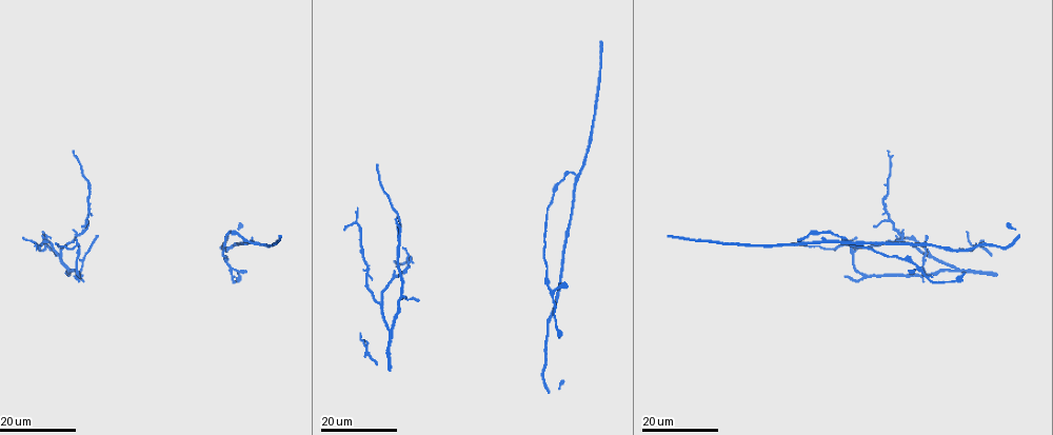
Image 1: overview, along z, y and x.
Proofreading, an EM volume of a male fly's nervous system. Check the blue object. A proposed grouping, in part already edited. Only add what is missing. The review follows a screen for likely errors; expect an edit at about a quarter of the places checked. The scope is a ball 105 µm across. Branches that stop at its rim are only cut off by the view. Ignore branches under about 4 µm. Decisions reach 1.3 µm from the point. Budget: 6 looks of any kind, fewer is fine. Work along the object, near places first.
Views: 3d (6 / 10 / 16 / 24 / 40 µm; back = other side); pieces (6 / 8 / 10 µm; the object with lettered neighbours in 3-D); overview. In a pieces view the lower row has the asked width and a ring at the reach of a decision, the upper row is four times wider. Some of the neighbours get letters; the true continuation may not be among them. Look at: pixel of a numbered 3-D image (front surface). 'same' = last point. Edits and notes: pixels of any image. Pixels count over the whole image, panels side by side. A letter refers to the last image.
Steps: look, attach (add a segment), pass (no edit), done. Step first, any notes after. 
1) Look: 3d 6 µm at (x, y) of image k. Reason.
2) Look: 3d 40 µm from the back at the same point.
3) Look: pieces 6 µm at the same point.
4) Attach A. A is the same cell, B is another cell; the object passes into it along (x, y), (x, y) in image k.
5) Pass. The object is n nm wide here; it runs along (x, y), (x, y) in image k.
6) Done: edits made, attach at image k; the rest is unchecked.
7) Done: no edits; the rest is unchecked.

Look: 3d 24 µm at (397, 217) of image 1. An open end.

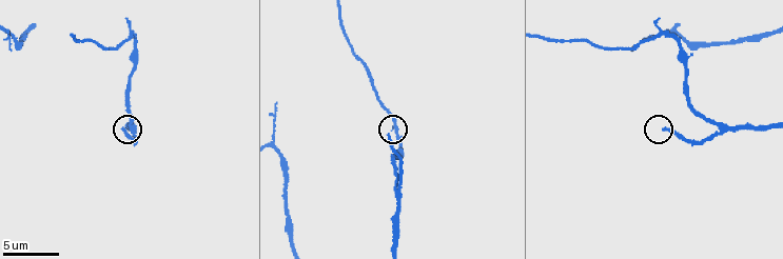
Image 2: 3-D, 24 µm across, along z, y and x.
Look: pieces 8 µm at (389, 136) of image 2. See the neighbours.

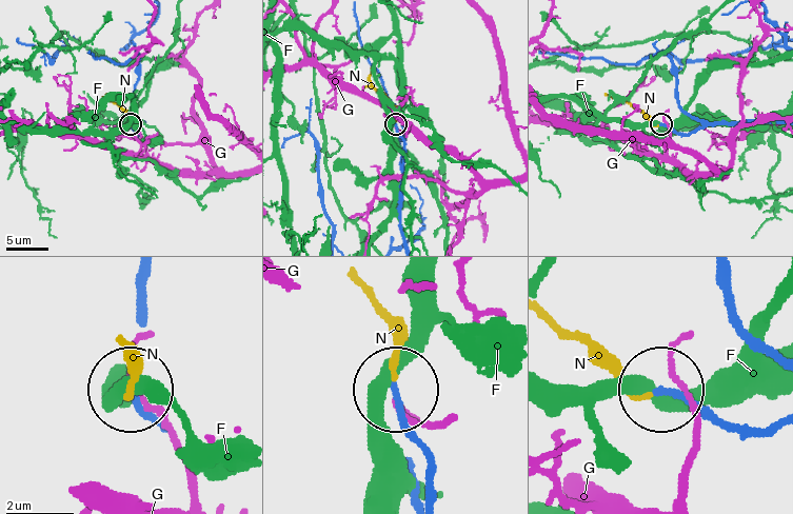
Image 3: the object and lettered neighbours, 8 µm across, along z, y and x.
Attach N. The object is 170 nm wide here; N is the same cell, F and G are other cells; the object passes into it along (681, 134), (654, 124), (629, 103), (606, 94) in image 3; the cell continues.

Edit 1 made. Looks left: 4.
Look: overview.

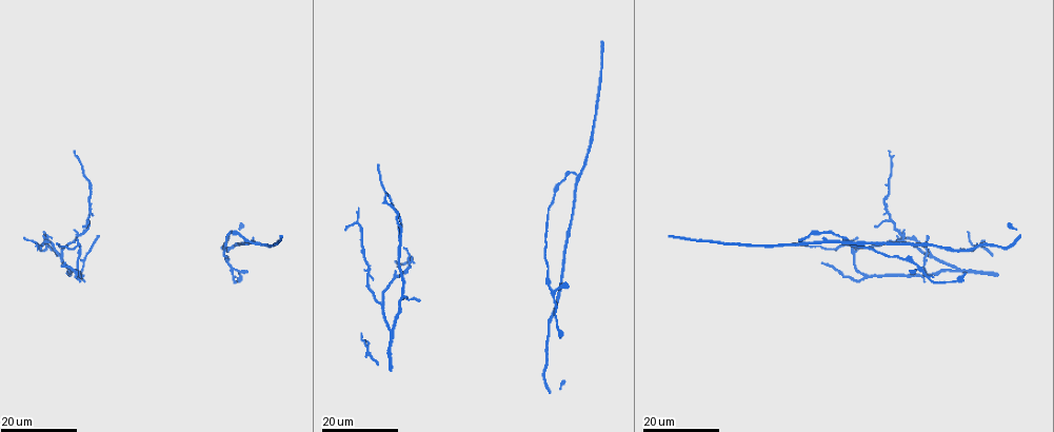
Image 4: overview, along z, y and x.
Look: 3d 16 µm at (377, 163) of image 4. Tapers out.

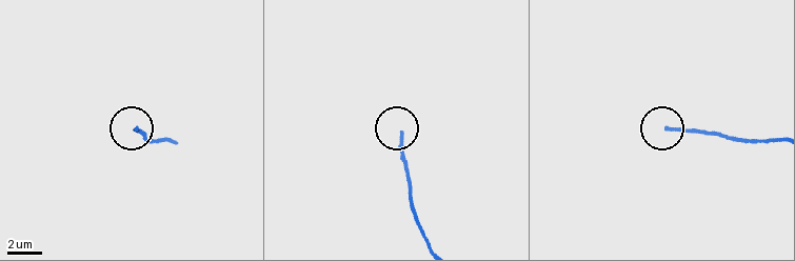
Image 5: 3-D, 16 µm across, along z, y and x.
Look: pieces 6 µm at (401, 135) of image 5.

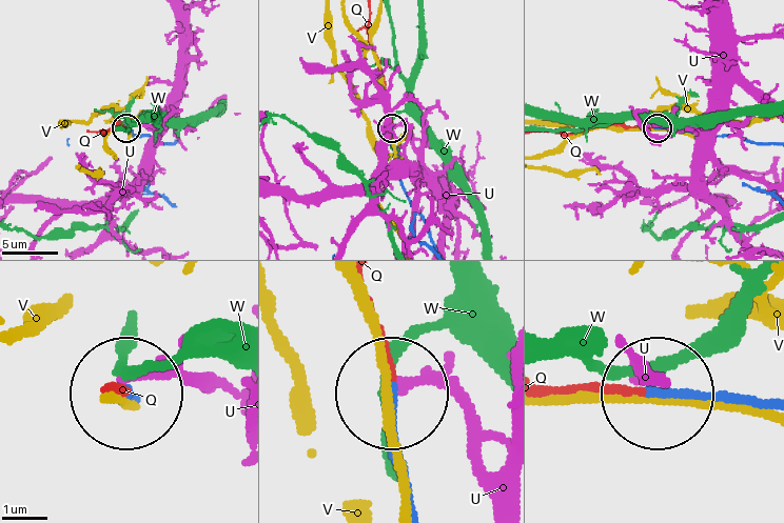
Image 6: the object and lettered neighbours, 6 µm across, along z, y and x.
Attach Q. Q is the same cell, U, V and W are other cells; the object passes into it along (408, 506), (367, 283) in image 6; the cell continues.

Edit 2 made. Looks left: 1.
Done: edits made, attach at image 3, attach at image 6; the rest is unchecked.

